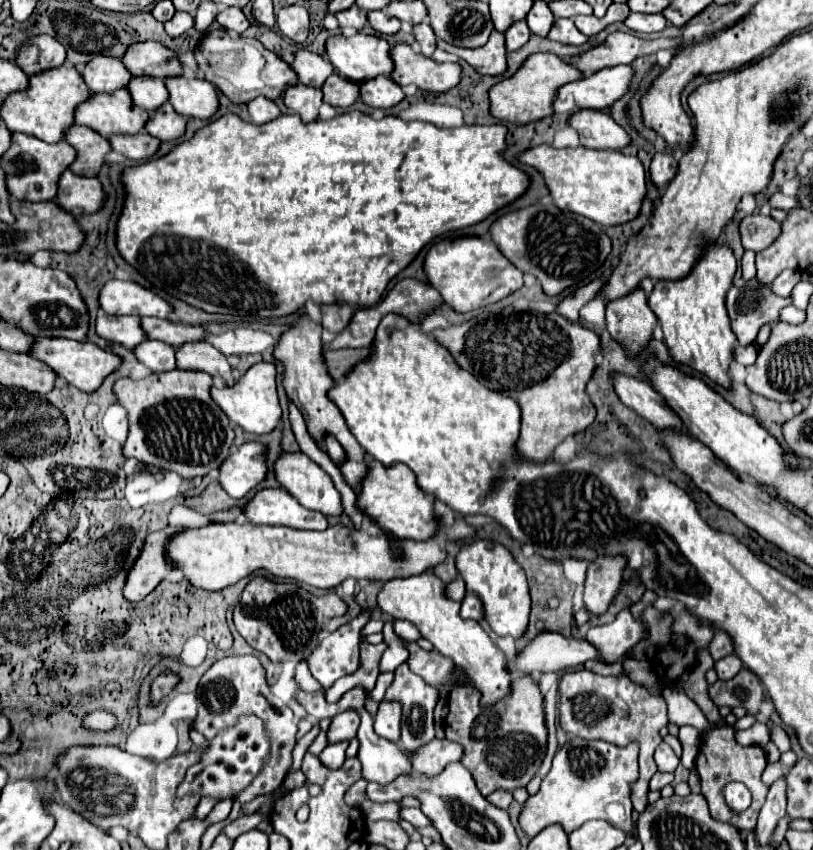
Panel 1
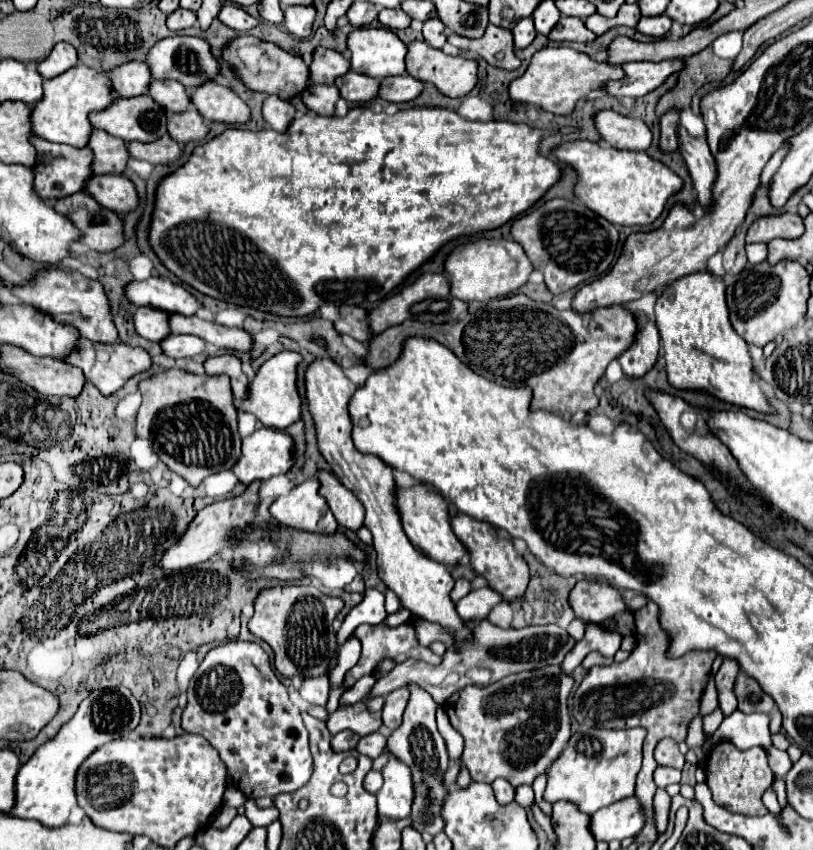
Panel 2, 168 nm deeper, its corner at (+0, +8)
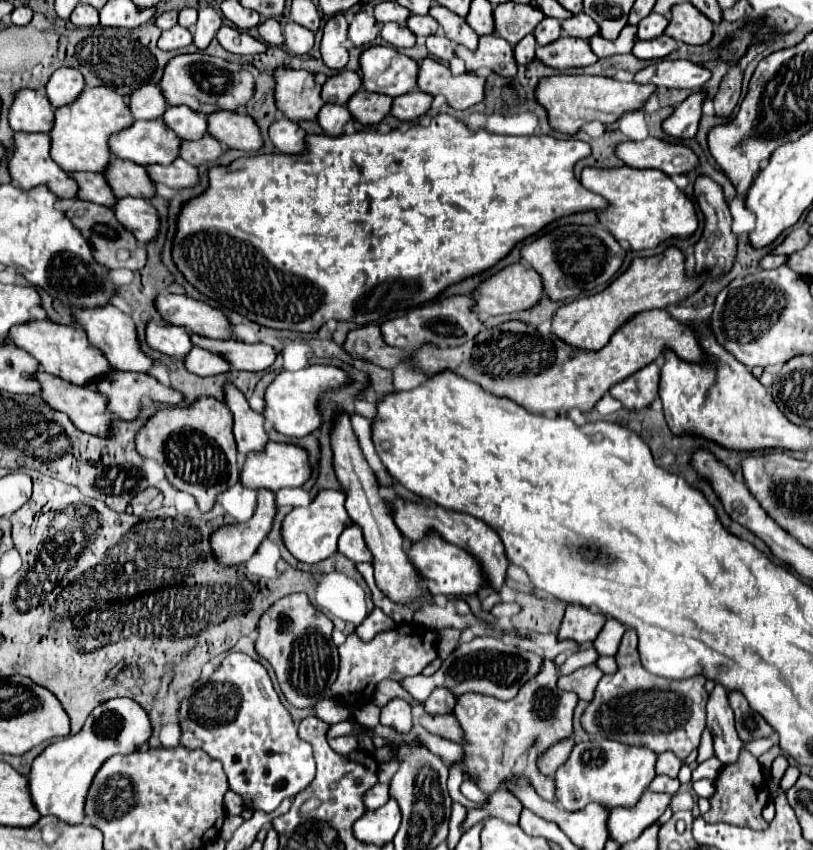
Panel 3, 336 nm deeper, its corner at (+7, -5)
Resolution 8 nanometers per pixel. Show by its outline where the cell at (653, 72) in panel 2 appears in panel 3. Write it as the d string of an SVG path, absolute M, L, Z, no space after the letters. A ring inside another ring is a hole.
M659 60L635 74L635 82L639 84L691 90L699 90L709 78L711 72L705 66L695 64L691 60Z

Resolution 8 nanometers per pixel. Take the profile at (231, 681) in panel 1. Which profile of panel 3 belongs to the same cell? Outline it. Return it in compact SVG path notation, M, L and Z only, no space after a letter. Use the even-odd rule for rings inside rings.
M229 652L223 660L223 666L211 678L199 682L197 690L183 700L179 722L183 730L181 744L189 750L201 748L211 758L219 760L229 778L231 790L243 796L245 808L249 810L273 812L285 798L293 798L315 778L315 758L311 746L297 736L291 714L281 704L267 670L247 654Z

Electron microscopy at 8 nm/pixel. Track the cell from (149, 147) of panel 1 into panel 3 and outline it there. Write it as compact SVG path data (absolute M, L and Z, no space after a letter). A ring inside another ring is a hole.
M177 158L169 166L147 166L147 174L153 182L165 184L165 186L175 188L175 190L193 188L193 186L199 184L197 168L193 168L191 164L187 164L181 158Z

